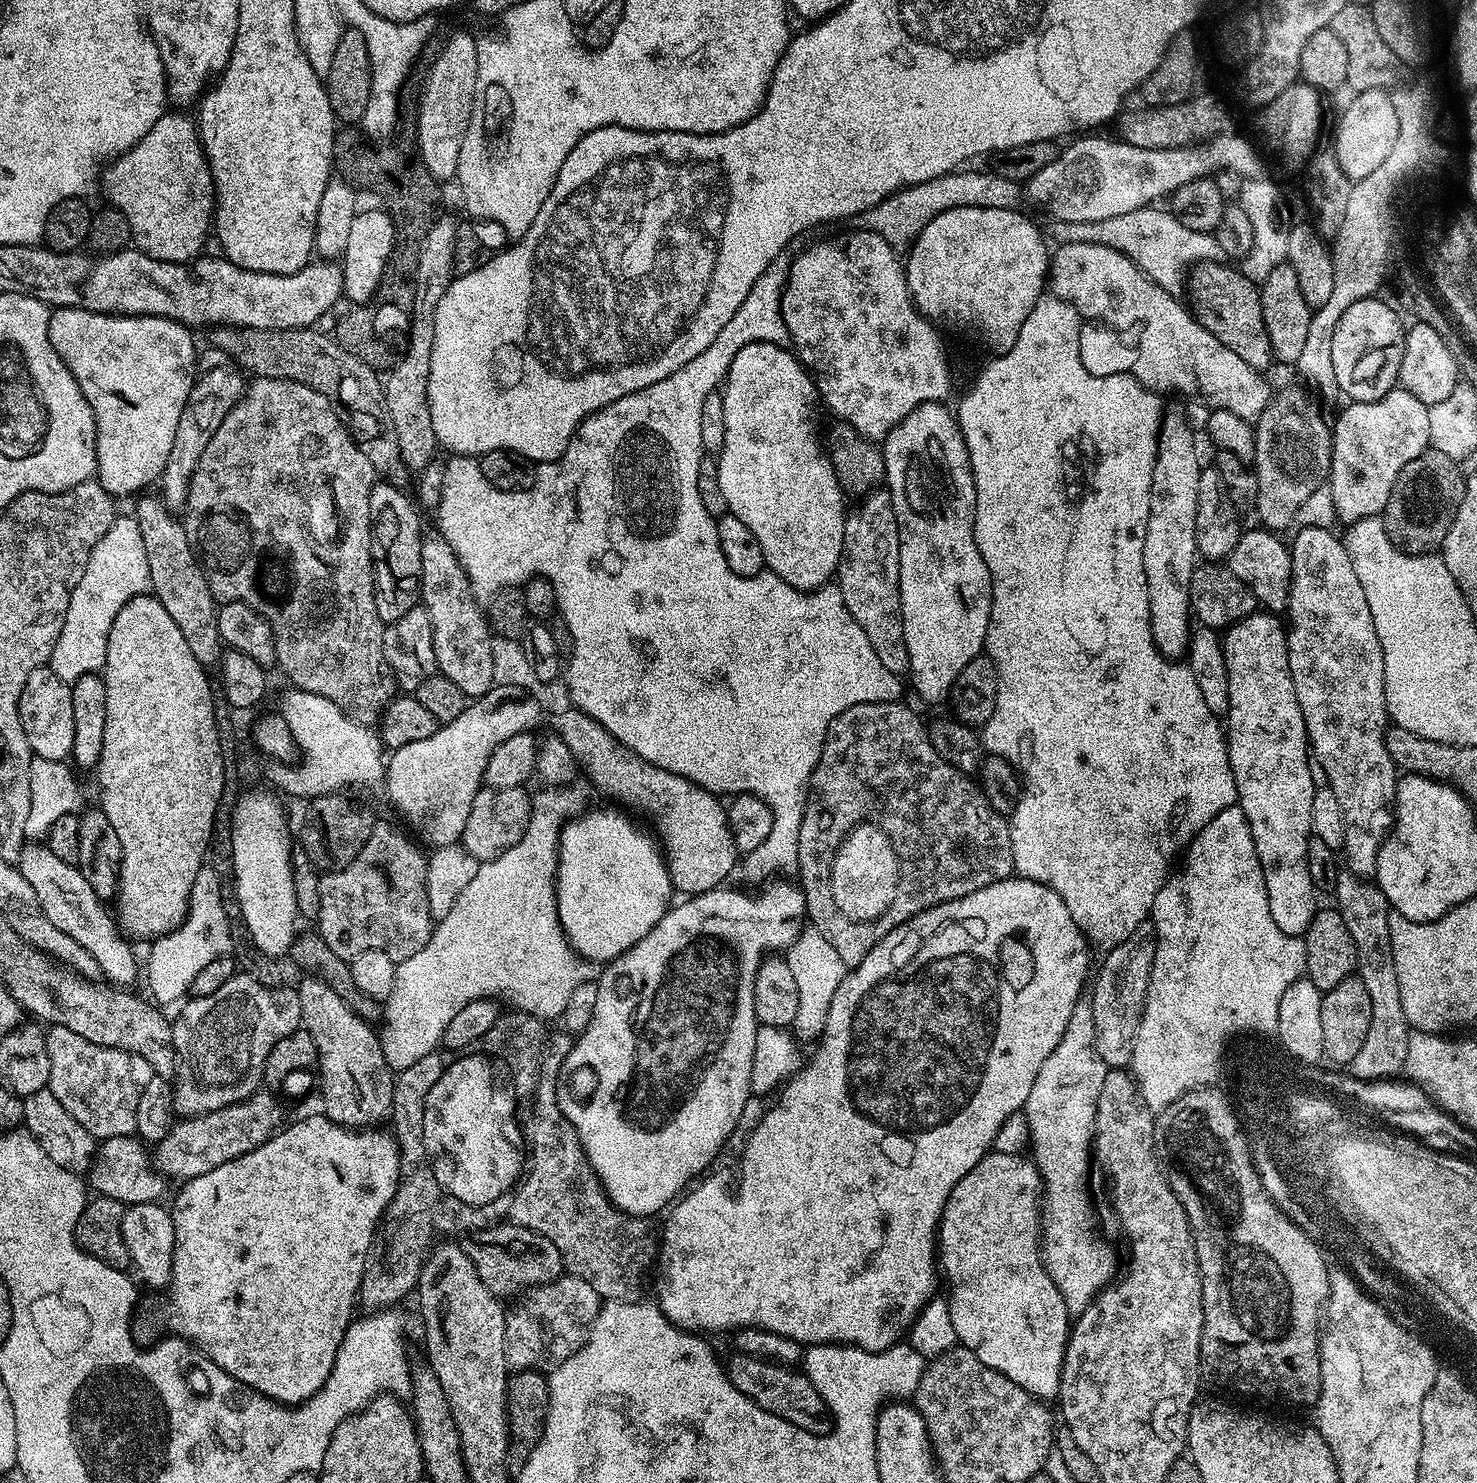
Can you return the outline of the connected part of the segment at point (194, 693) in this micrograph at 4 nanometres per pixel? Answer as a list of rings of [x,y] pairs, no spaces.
[[[145,594],[142,596],[135,596],[130,598],[130,602],[126,602],[126,606],[122,606],[122,610],[118,610],[118,618],[114,618],[114,626],[110,626],[110,634],[108,635],[108,645],[106,646],[106,662],[102,669],[102,675],[104,677],[104,685],[106,686],[106,734],[102,734],[102,754],[100,755],[100,761],[96,763],[94,769],[94,775],[96,780],[100,783],[100,800],[105,812],[113,818],[119,818],[121,816],[124,819],[122,823],[122,843],[124,845],[124,854],[120,858],[120,874],[118,877],[118,901],[120,905],[114,908],[115,915],[118,917],[118,928],[125,937],[131,938],[133,941],[145,940],[145,942],[151,942],[157,938],[163,938],[168,933],[173,932],[181,922],[186,918],[188,913],[188,899],[190,898],[190,890],[194,890],[194,878],[198,878],[198,870],[205,867],[206,857],[210,852],[210,845],[212,843],[212,829],[216,826],[216,811],[220,805],[220,799],[224,793],[224,759],[220,753],[220,732],[216,728],[216,715],[214,714],[214,706],[212,701],[214,699],[214,693],[212,693],[212,684],[208,681],[209,673],[206,669],[199,664],[191,654],[190,649],[186,646],[186,641],[182,638],[182,633],[178,630],[177,623],[173,618],[170,618],[166,612],[162,602],[156,600],[152,594]]]

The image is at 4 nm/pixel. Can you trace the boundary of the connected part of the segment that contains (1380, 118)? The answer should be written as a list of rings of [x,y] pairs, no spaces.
[[[1387,89],[1362,91],[1351,98],[1338,120],[1332,151],[1342,172],[1348,180],[1355,182],[1374,173],[1386,162],[1398,142],[1401,123],[1398,121],[1395,99]]]

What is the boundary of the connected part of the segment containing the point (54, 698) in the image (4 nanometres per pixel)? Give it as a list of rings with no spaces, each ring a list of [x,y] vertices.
[[[51,667],[34,670],[22,686],[18,702],[18,714],[22,718],[22,730],[26,730],[26,742],[32,748],[33,756],[67,761],[74,746],[74,702],[69,684],[62,682]]]

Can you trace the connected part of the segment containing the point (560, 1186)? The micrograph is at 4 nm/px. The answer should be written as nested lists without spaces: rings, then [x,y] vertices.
[[[563,1030],[554,1031],[547,1037],[540,1064],[540,1077],[537,1080],[536,1093],[533,1098],[533,1148],[535,1153],[535,1169],[530,1172],[531,1179],[518,1184],[512,1196],[511,1223],[534,1230],[542,1234],[554,1246],[558,1246],[564,1267],[571,1275],[582,1278],[598,1290],[605,1301],[618,1300],[635,1303],[643,1296],[644,1286],[648,1278],[650,1266],[658,1258],[658,1236],[652,1230],[653,1221],[648,1218],[631,1216],[622,1209],[616,1208],[606,1193],[598,1174],[590,1166],[586,1150],[574,1130],[574,1126],[562,1114],[562,1106],[558,1106],[558,1078],[562,1070],[562,1062],[570,1054],[574,1040]]]

